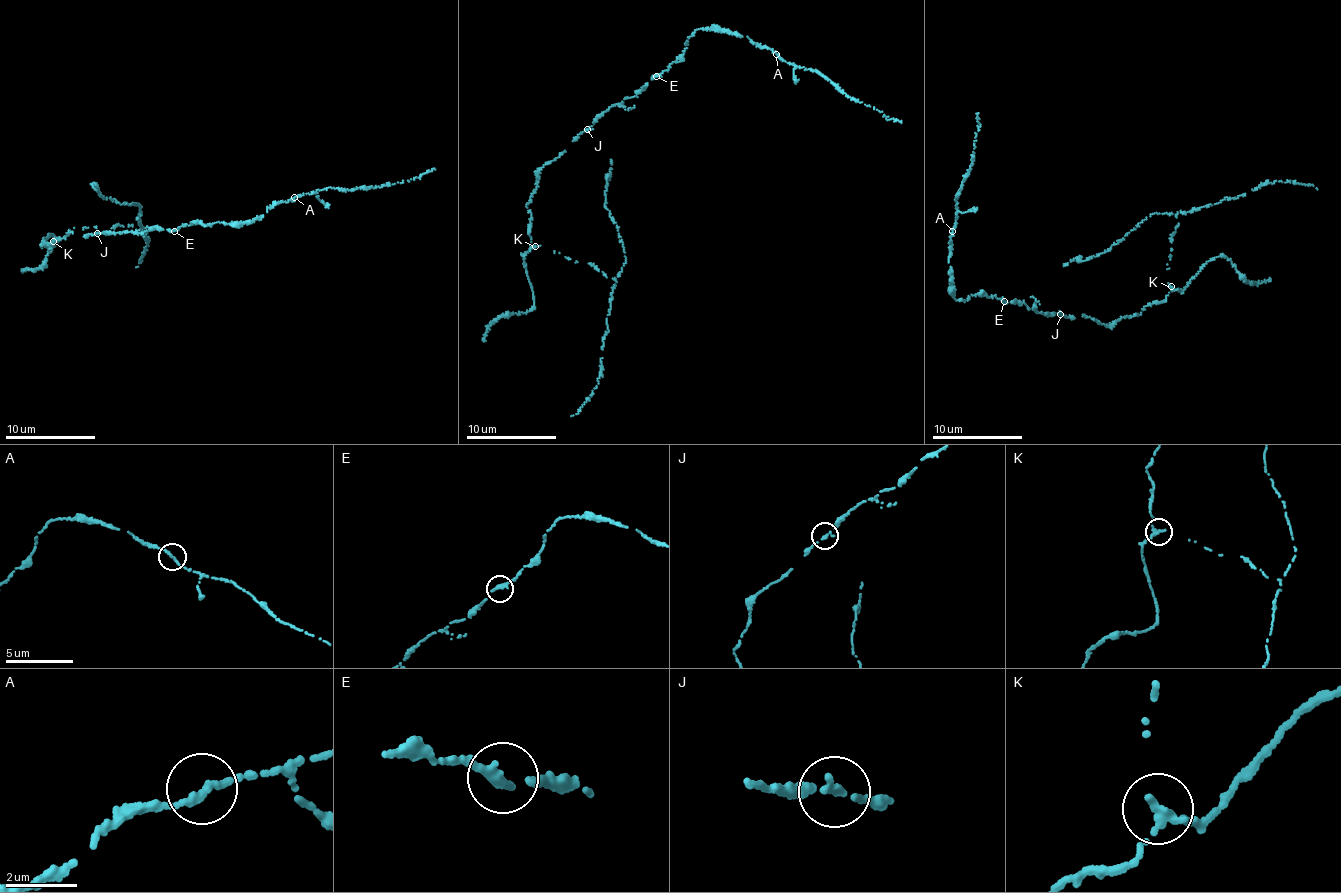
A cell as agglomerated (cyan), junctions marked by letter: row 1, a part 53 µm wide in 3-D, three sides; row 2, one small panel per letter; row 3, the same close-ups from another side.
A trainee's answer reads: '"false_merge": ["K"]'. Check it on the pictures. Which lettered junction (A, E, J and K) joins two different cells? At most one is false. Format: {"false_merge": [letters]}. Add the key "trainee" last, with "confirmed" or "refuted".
{"false_merge": ["K"], "trainee": "confirmed"}

